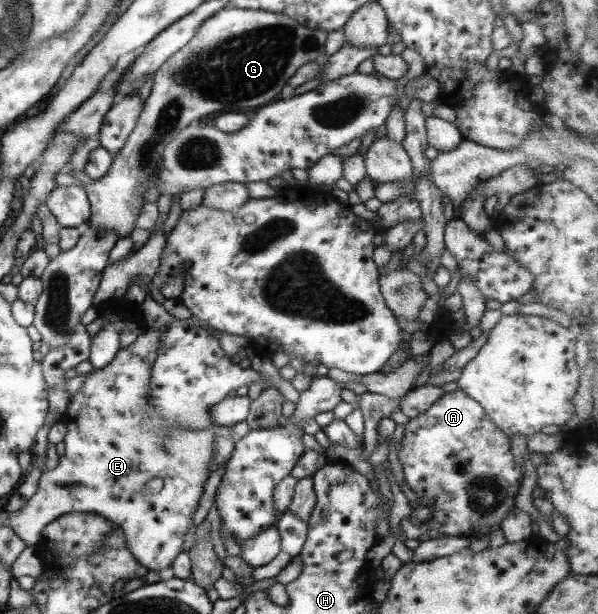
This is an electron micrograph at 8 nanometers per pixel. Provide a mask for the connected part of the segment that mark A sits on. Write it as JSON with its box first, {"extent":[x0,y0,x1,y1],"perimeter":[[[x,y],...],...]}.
{"extent":[397,389,522,536],"perimeter":[[[460,389],[445,392],[427,411],[408,418],[400,437],[397,460],[404,472],[405,485],[419,500],[433,499],[433,511],[424,521],[435,536],[472,536],[476,527],[501,524],[515,504],[522,480],[522,468],[511,455],[510,439],[485,415],[484,409]]]}

